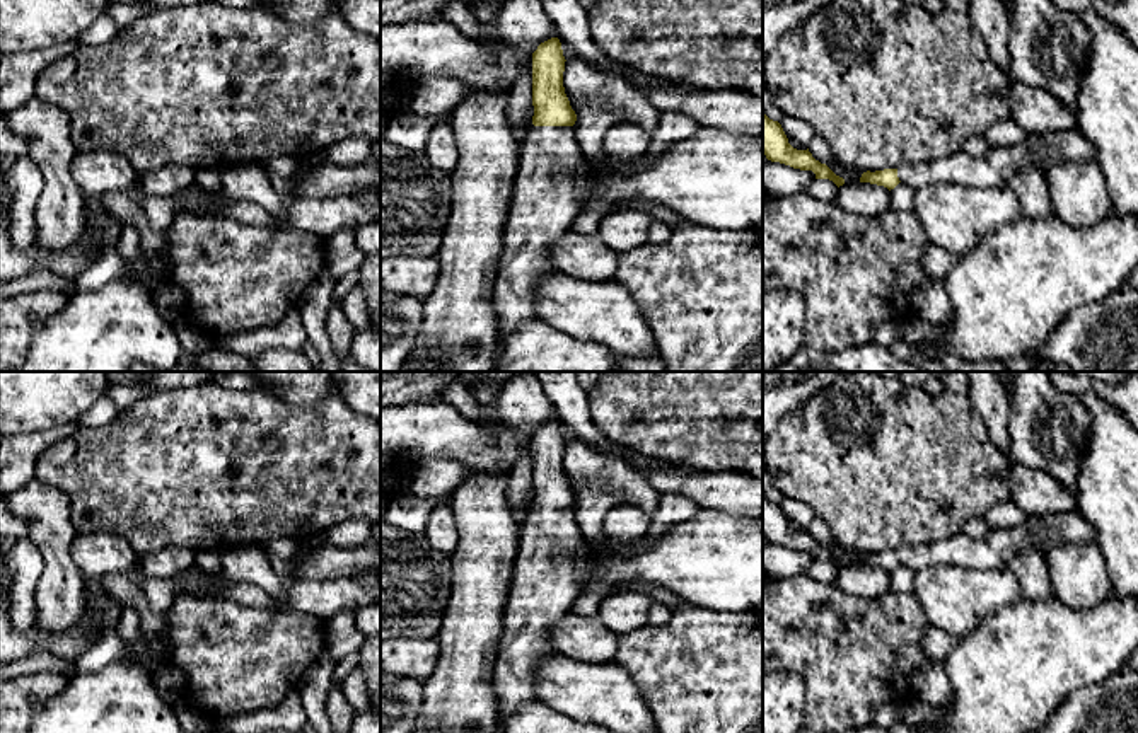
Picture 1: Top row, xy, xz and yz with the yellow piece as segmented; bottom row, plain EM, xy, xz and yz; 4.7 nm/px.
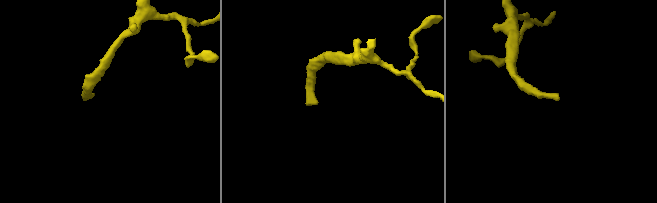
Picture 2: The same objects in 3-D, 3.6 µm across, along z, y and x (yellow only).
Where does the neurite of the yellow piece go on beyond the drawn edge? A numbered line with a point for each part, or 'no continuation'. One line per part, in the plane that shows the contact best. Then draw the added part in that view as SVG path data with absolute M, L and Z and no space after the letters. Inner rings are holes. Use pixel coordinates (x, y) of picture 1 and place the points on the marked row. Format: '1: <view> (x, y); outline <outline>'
1: xz (553, 174); outline M532 126L527 131L520 141L519 169L493 291L493 307L498 315L496 363L503 341L520 324L536 319L534 288L543 276L556 271L548 249L573 230L573 220L580 211L578 199L590 186L592 172L572 126Z

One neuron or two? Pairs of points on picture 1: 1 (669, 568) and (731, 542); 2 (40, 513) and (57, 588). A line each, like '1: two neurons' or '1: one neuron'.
1: one neuron
2: one neuron

